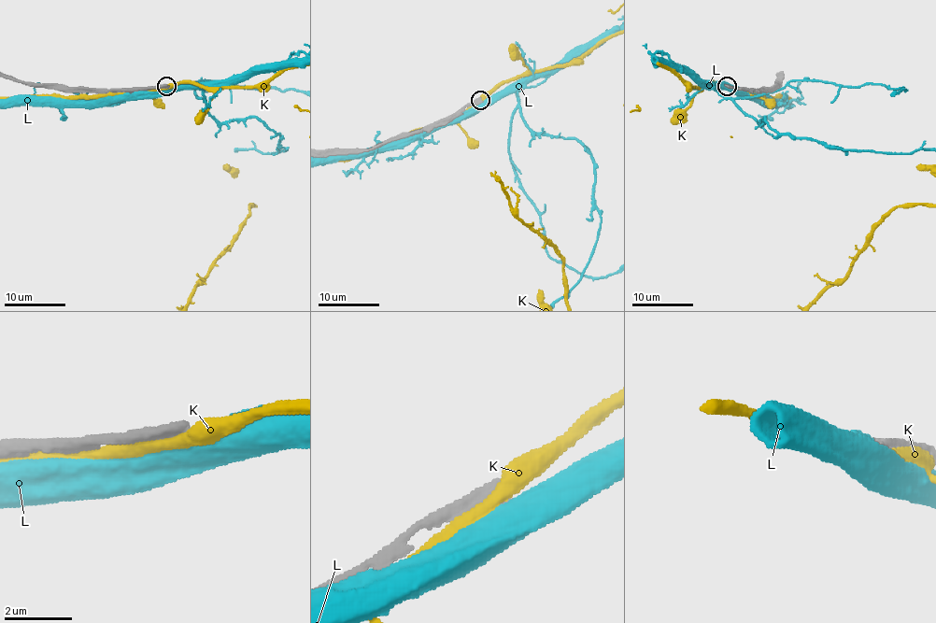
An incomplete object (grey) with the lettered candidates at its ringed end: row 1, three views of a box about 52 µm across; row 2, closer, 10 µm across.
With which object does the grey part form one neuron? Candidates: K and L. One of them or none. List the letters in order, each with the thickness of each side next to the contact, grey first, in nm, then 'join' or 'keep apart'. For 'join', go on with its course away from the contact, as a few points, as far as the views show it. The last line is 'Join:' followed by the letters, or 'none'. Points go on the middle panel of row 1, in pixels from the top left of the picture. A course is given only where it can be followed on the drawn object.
K: calibres 550 and 380 nm; keep apart
L: calibres 480 and 750 nm; keep apart
Join: none

